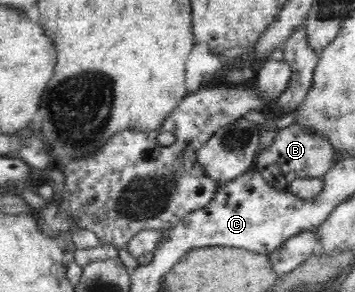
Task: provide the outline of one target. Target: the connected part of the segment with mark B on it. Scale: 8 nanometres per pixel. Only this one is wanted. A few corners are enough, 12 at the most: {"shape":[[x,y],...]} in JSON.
{"shape":[[301,122],[278,128],[255,169],[285,189],[322,177],[336,160],[329,136]]}

